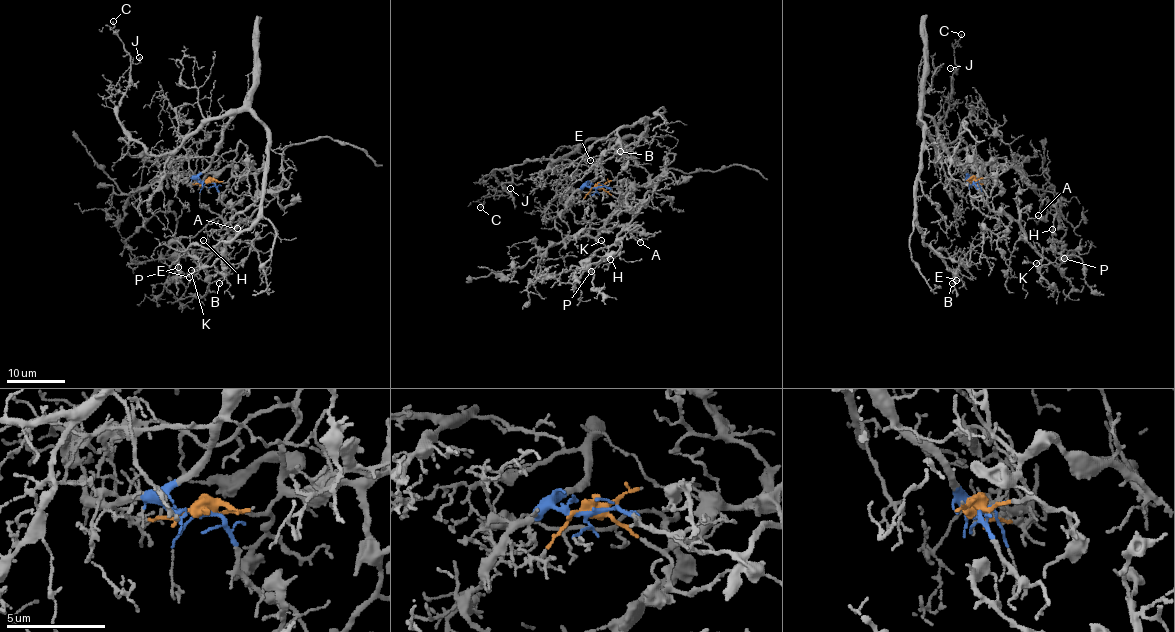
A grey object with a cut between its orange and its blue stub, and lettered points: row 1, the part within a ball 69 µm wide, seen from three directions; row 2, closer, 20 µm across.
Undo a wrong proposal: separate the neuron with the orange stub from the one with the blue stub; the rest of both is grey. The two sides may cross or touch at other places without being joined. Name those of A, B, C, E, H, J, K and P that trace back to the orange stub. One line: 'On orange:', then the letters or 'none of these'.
On orange: A, H, K, P

